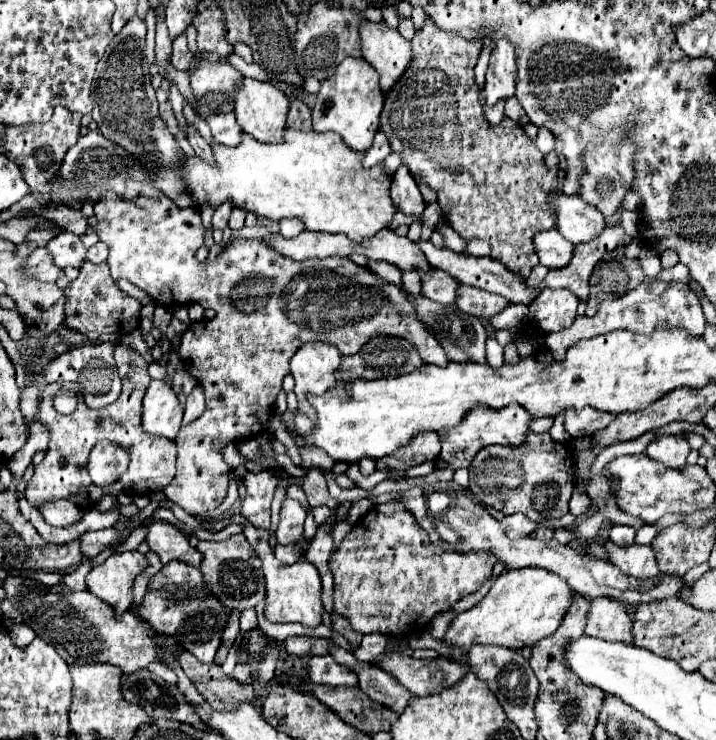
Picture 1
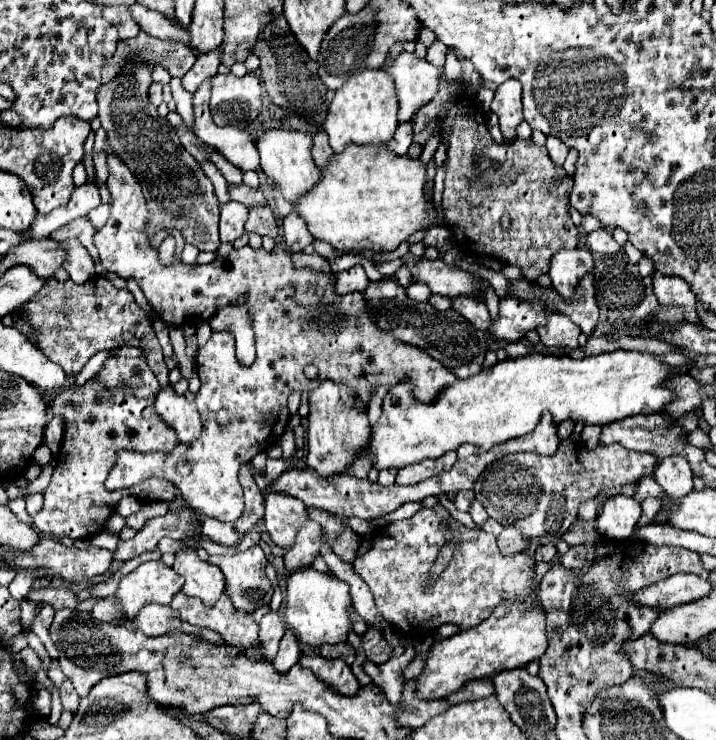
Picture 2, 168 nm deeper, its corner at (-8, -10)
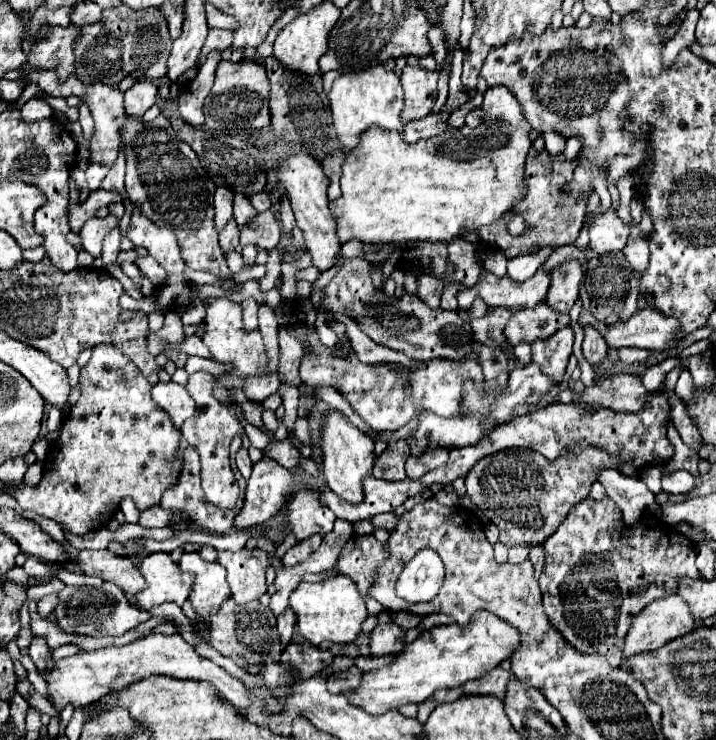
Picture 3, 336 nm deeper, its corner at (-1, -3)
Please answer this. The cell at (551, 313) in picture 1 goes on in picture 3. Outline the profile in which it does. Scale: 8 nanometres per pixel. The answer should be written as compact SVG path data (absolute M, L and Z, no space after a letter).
M567 325L547 339L533 341L533 361L539 363L543 373L549 373L557 383L563 379L569 355L573 349L573 329Z

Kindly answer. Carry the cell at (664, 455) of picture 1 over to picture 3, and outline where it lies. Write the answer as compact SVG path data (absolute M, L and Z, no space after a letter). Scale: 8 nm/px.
M679 469L679 471L663 475L661 483L663 483L663 491L667 491L667 493L687 493L693 489L695 477L689 471Z

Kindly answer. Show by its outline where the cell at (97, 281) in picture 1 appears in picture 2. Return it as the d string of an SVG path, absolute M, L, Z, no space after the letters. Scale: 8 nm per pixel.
M54 276L44 280L44 288L32 298L28 300L24 306L14 310L22 320L26 320L34 332L36 332L36 348L42 350L46 354L48 360L52 360L54 364L62 366L62 370L68 376L78 374L78 370L82 370L82 366L90 360L90 356L94 356L100 350L114 350L120 346L136 346L142 350L150 350L152 360L146 360L150 366L154 366L154 376L160 382L160 386L168 386L168 368L164 364L164 356L160 352L160 344L154 336L154 328L150 318L146 316L146 312L136 304L134 296L124 288L118 290L114 288L114 284L110 280L106 280L104 276L92 276L90 282L86 284L74 284L72 280L56 280Z

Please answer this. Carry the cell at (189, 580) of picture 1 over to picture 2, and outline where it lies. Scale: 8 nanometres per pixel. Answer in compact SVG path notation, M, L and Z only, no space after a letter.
M176 594L170 604L180 612L180 618L190 622L192 626L202 626L214 630L222 636L226 644L238 648L258 648L260 646L260 624L250 618L248 612L234 610L230 598L224 594L214 608L204 608L200 600L190 598L186 594Z

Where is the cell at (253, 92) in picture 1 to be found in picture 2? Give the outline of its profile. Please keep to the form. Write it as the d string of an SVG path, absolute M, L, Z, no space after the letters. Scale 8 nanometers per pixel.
M270 130L258 142L262 172L268 176L272 186L276 186L282 196L296 204L300 196L304 196L310 188L314 188L322 180L320 168L312 158L312 138L304 132L286 132L286 130Z

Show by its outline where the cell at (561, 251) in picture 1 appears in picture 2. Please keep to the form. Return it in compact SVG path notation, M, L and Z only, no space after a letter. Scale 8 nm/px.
M586 248L574 250L560 250L552 258L548 276L552 278L552 288L566 300L570 300L576 292L580 280L594 272L594 258L592 252Z

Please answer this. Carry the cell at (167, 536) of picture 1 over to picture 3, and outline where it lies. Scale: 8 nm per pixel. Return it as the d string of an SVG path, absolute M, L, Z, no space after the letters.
M183 553L179 559L179 569L195 575L191 589L191 603L203 621L209 621L211 609L217 609L229 595L229 585L225 569L219 563L209 563L197 553Z

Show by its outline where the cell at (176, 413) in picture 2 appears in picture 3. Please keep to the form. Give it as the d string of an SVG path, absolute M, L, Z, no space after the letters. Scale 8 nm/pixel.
M157 383L151 391L153 401L169 413L171 421L175 423L175 427L181 427L181 423L189 417L193 417L195 413L195 401L189 397L187 389L177 385L177 383Z

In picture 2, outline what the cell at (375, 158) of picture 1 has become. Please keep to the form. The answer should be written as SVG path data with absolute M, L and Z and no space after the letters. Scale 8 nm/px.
M410 122L398 124L396 136L388 142L388 148L390 148L394 154L406 154L408 148L410 148L410 144L412 144L412 124L410 124Z

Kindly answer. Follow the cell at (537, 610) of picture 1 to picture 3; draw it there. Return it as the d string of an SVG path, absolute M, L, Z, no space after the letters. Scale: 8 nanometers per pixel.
M477 611L471 617L469 625L465 625L465 627L451 623L451 625L439 625L439 627L433 627L433 629L421 633L413 643L409 643L395 657L395 661L389 667L365 673L363 683L357 689L347 691L347 695L349 695L353 705L359 705L365 711L377 713L377 715L381 715L389 709L395 709L399 705L405 705L405 703L421 703L429 695L433 695L437 689L455 689L455 687L461 687L465 681L477 679L477 677L493 671L501 661L511 657L513 649L517 649L519 643L521 643L521 631L519 629L509 627L507 621L501 621L501 619L487 621L487 611Z

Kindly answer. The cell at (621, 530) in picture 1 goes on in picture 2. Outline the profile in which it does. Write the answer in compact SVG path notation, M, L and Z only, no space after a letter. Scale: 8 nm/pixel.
M646 498L644 502L642 502L642 518L640 518L640 522L638 522L638 526L646 526L646 524L650 524L652 522L652 518L660 512L660 502L656 500L656 498Z

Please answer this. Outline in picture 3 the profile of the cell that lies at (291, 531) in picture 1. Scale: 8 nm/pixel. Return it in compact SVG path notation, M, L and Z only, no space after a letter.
M313 535L313 537L307 537L307 539L303 539L303 541L299 541L297 545L293 545L285 555L283 555L283 565L285 567L293 567L293 565L297 565L297 563L301 563L301 561L305 561L319 545L321 545L321 535Z

